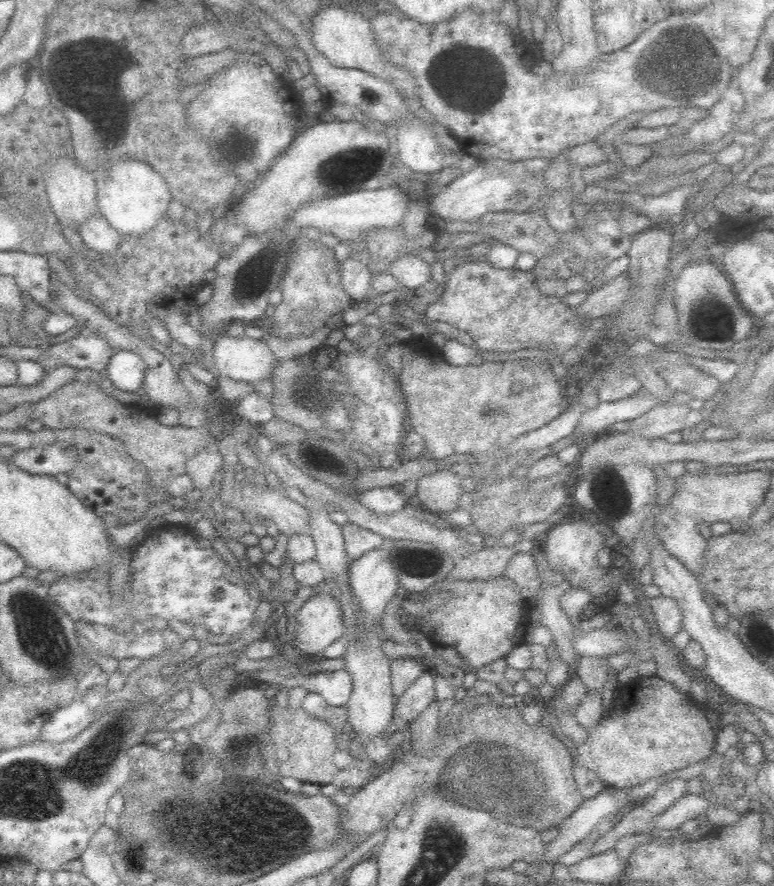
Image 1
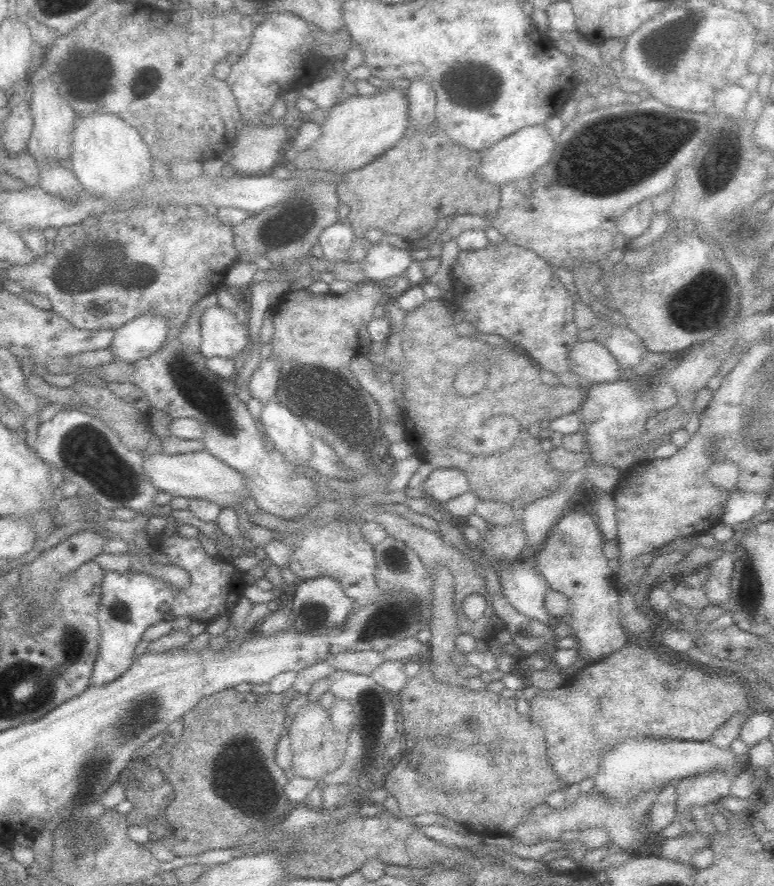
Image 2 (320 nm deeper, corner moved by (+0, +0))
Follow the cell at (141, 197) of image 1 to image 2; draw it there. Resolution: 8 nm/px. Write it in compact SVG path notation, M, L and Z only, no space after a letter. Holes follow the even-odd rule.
M90 114L76 122L74 142L72 142L72 170L86 192L112 200L124 196L152 178L150 170L152 154L142 142L136 128L126 124L114 114Z

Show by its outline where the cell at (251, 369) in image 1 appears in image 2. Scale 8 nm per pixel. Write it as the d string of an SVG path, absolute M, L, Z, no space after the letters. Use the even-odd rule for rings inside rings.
M219 304L209 307L201 319L201 338L199 352L203 357L221 356L222 358L234 358L240 354L248 344L253 342L249 328L246 324L239 324L235 312L222 307Z

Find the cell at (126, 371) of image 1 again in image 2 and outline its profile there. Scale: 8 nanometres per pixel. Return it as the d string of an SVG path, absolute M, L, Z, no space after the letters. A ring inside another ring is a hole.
M142 314L114 331L109 349L113 350L119 364L138 362L160 350L168 340L169 329L164 317Z

